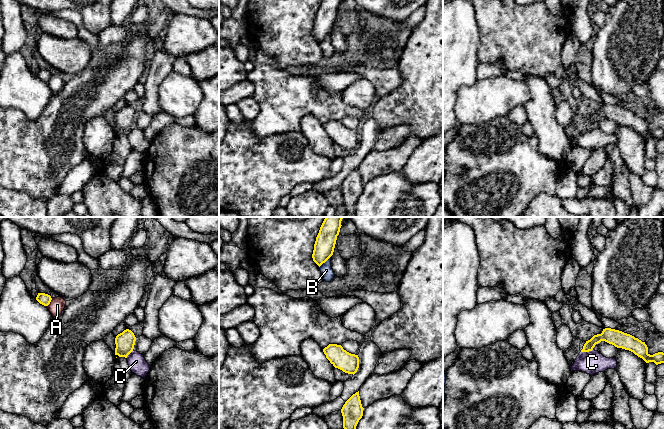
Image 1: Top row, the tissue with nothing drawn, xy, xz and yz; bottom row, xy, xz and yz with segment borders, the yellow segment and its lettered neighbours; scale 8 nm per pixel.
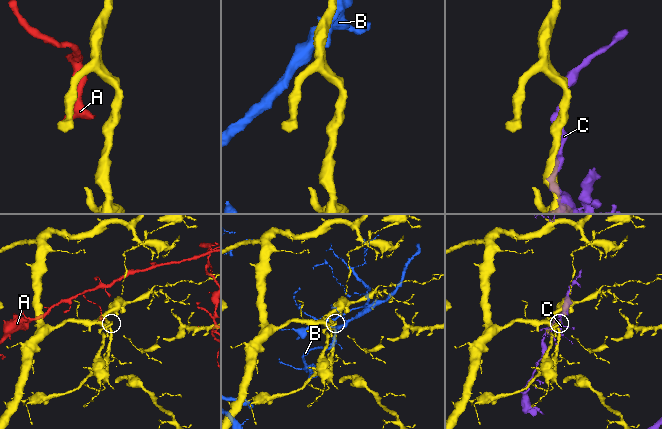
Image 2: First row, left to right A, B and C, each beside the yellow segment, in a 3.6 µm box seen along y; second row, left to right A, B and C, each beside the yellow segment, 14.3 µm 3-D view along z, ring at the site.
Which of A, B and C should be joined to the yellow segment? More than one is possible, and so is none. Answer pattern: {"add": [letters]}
{"add": []}

